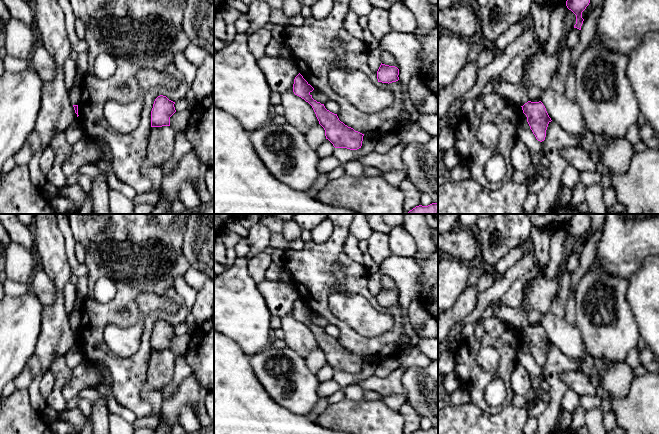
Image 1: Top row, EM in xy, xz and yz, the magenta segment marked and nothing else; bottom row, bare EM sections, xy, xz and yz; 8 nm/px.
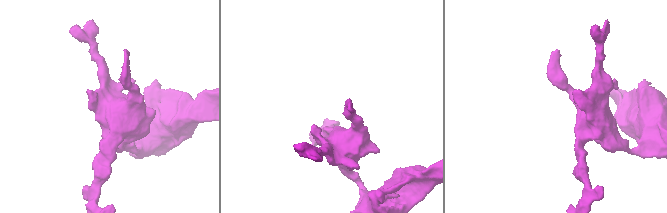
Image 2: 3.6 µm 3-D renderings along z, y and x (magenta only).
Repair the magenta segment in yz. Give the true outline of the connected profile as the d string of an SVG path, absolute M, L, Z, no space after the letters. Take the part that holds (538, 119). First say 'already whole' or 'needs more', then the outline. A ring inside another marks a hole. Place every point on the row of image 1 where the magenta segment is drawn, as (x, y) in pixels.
already whole; M528 101L522 107L523 113L527 117L527 122L535 135L536 139L540 142L545 140L546 130L548 124L552 121L549 117L545 106L541 101L531 102Z

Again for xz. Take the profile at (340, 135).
already whole; M299 73L293 84L293 92L308 102L319 121L319 124L325 130L326 139L328 139L335 148L347 148L357 150L361 148L364 134L355 131L341 122L337 116L327 110L324 104L317 102L310 94L314 88Z

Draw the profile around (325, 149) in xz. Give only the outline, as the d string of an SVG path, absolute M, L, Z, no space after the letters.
M325 139L322 144L316 149L316 152L320 158L325 158L334 154L335 147L328 140Z

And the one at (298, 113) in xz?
M293 90L281 94L281 104L284 107L284 116L287 123L298 129L304 135L309 128L319 124L312 106L301 97L294 94Z

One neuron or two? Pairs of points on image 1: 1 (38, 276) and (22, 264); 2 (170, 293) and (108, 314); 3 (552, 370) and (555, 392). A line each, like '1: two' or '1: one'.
1: two
2: one
3: one

